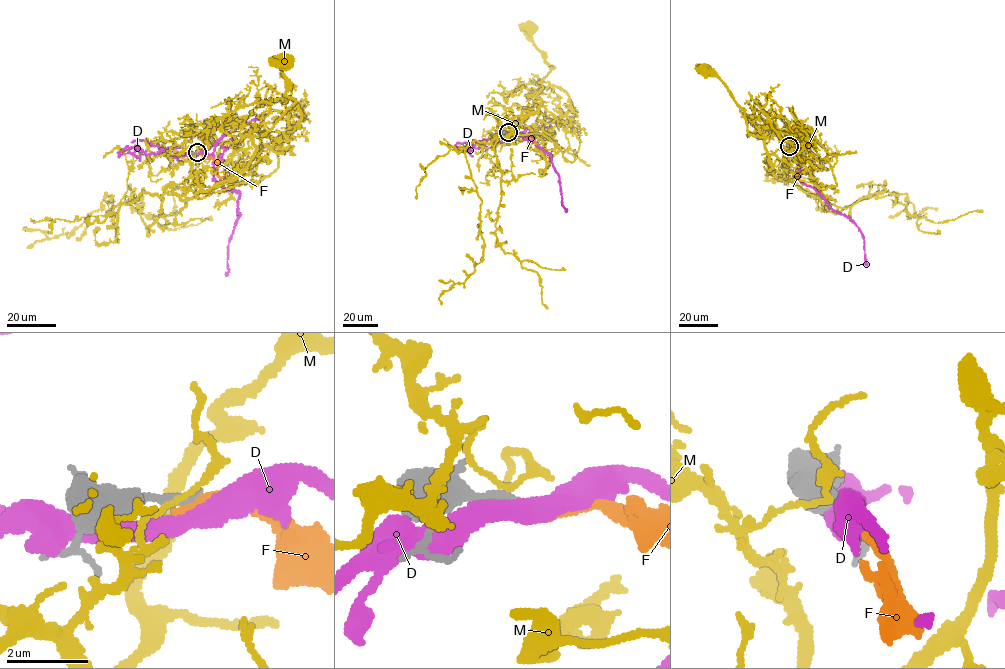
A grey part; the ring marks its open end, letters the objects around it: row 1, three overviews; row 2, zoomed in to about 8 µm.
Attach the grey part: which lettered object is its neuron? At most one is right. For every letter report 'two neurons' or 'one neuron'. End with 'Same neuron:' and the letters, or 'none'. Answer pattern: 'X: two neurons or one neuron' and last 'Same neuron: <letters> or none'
D: two neurons
F: two neurons
M: two neurons
Same neuron: none

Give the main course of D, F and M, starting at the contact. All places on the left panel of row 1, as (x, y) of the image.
D: (197, 153), (211, 155), (214, 178), (239, 194), (237, 210), (241, 214), (228, 244), (227, 276)
F: (196, 153), (215, 161), (224, 192)
M: (195, 153), (195, 192), (249, 163), (251, 137), (265, 135), (295, 101), (283, 62)

